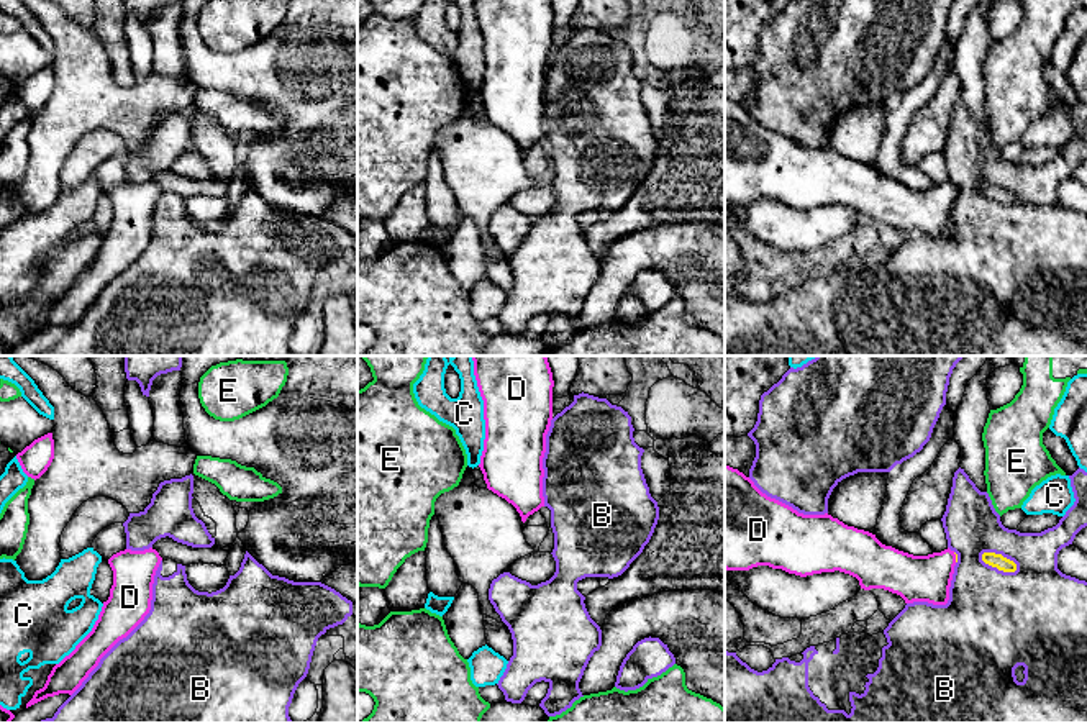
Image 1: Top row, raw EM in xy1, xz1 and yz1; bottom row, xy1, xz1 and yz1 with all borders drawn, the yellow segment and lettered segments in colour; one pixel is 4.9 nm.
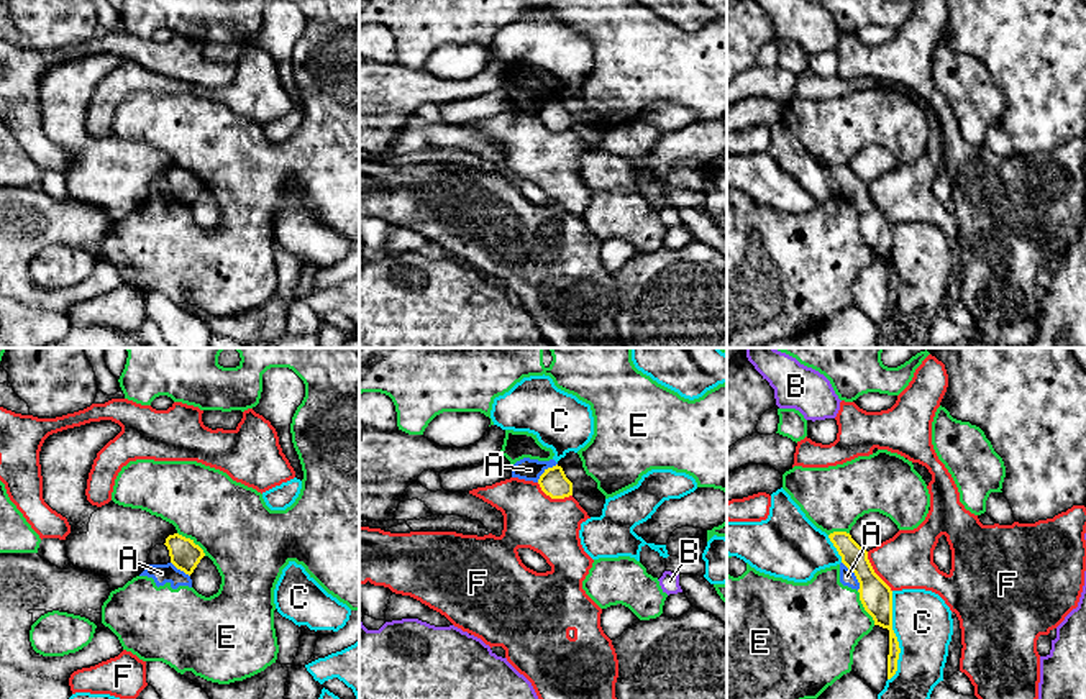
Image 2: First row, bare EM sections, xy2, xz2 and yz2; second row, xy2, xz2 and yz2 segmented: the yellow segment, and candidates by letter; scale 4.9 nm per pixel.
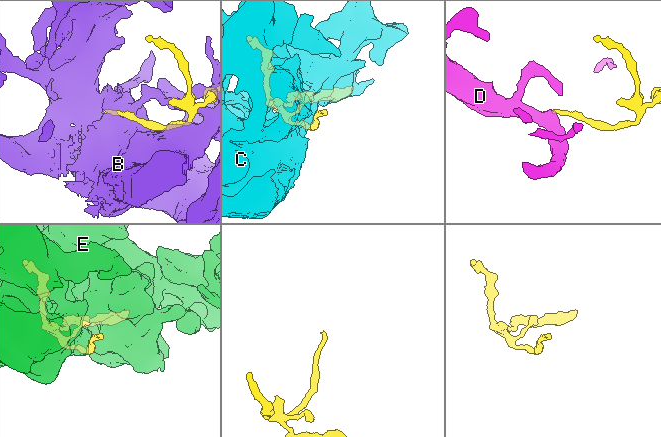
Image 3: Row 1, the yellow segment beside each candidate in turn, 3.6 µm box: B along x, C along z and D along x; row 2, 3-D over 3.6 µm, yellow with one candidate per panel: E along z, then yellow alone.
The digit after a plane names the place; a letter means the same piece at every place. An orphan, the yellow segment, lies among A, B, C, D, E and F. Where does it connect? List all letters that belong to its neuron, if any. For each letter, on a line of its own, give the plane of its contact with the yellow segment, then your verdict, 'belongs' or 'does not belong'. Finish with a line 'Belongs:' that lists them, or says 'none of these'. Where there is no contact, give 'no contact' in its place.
A: yz2 | does not belong
B: yz1 | does not belong
C: yz2 | does not belong
D: yz1 | belongs
E: yz2 | does not belong
F: yz2 | does not belong
Belongs: D

